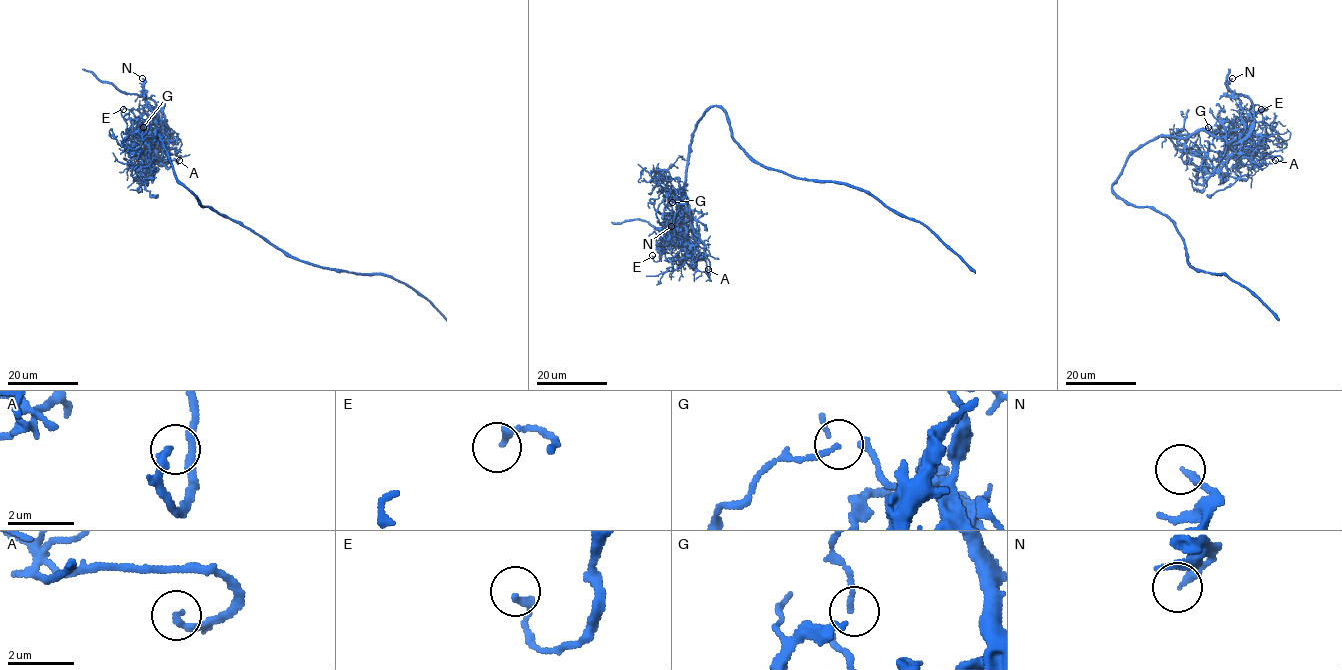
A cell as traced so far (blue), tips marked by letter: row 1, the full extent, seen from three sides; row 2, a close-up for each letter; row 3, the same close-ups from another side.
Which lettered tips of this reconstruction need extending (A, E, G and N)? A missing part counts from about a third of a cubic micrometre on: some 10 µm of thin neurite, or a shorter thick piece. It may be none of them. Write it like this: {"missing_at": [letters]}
{"missing_at": []}

